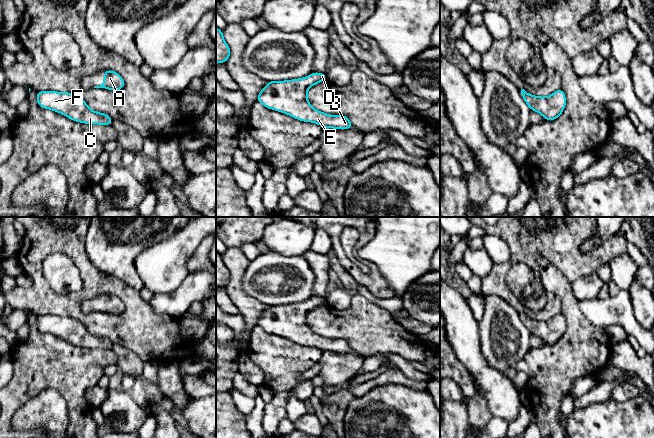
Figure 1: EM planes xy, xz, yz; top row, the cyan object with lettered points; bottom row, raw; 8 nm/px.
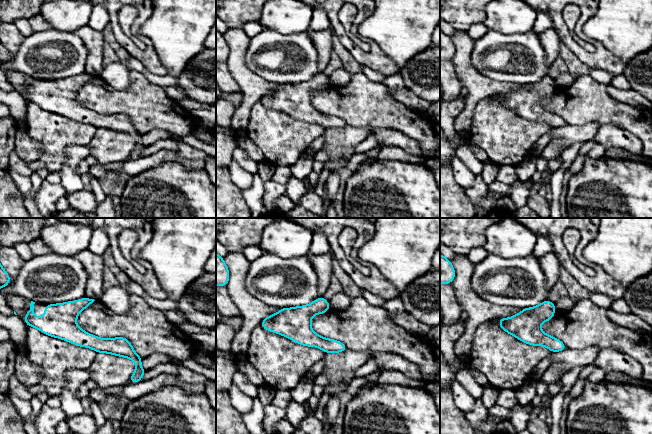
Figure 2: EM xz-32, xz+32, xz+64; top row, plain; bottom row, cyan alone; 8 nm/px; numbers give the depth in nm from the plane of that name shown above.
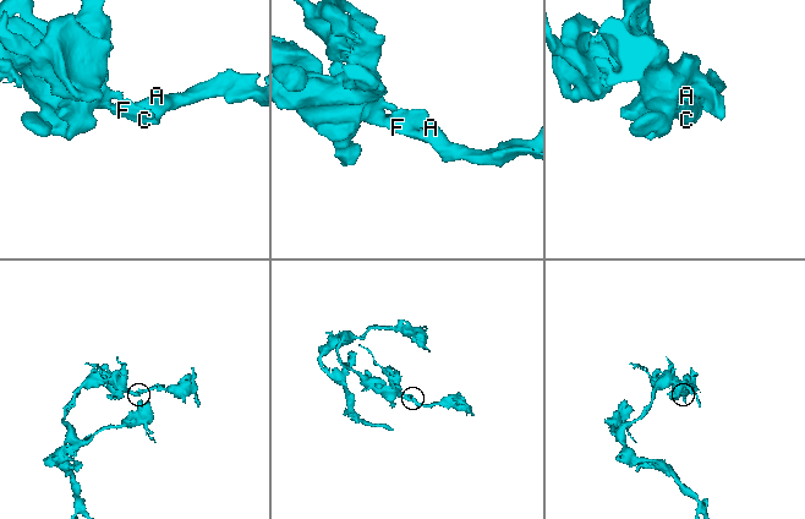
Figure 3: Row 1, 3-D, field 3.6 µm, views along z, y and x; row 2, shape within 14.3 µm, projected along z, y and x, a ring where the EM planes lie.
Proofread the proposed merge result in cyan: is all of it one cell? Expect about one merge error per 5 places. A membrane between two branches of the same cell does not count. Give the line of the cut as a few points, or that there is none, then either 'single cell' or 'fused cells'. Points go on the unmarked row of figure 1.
no cut; single cell

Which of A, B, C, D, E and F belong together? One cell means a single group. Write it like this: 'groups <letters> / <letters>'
groups A B C D E F

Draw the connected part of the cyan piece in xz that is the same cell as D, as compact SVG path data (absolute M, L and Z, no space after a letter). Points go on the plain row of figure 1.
M318 296L294 304L269 305L258 318L257 326L300 345L314 346L323 352L353 352L354 349L347 340L320 336L309 327L307 323L308 313L322 305L327 305L326 297Z

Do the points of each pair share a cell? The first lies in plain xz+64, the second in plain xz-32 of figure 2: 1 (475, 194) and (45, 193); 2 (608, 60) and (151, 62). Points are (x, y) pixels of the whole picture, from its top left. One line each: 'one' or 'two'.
1: two
2: one

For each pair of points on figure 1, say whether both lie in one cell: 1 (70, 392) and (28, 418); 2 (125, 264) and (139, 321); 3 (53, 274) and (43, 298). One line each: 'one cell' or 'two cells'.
1: two cells
2: two cells
3: two cells

